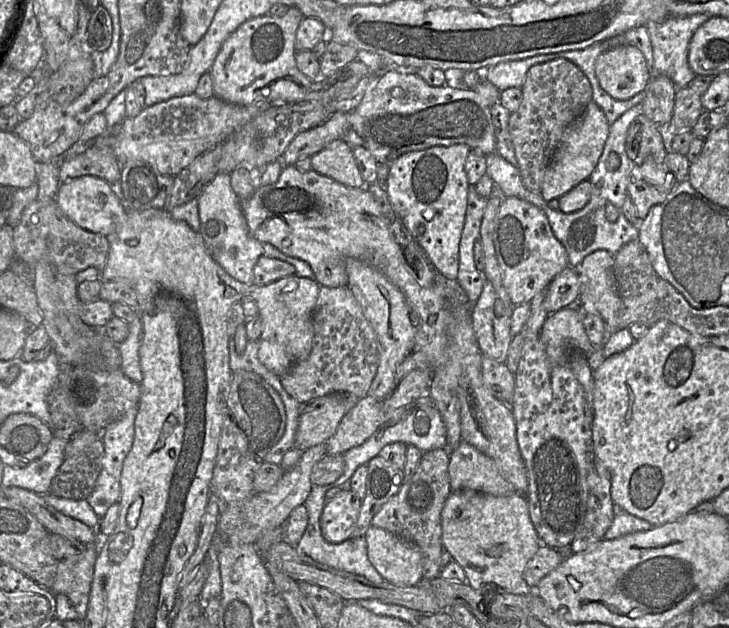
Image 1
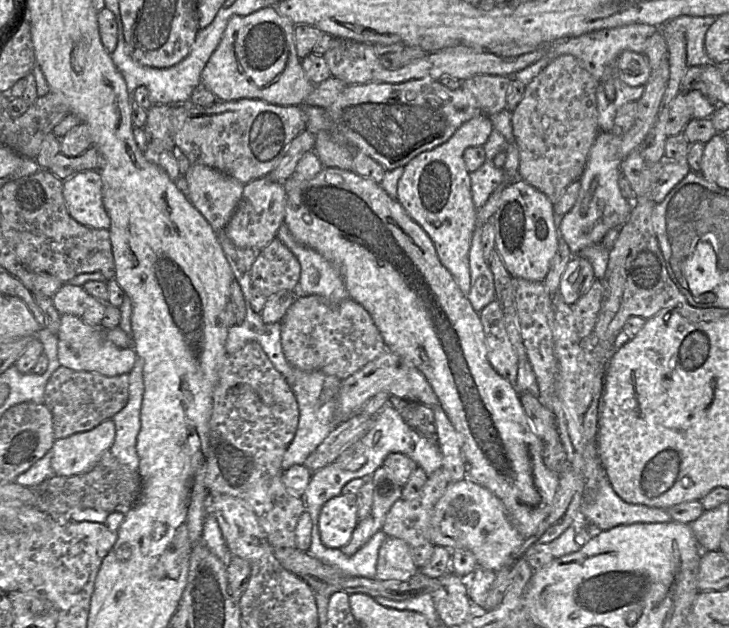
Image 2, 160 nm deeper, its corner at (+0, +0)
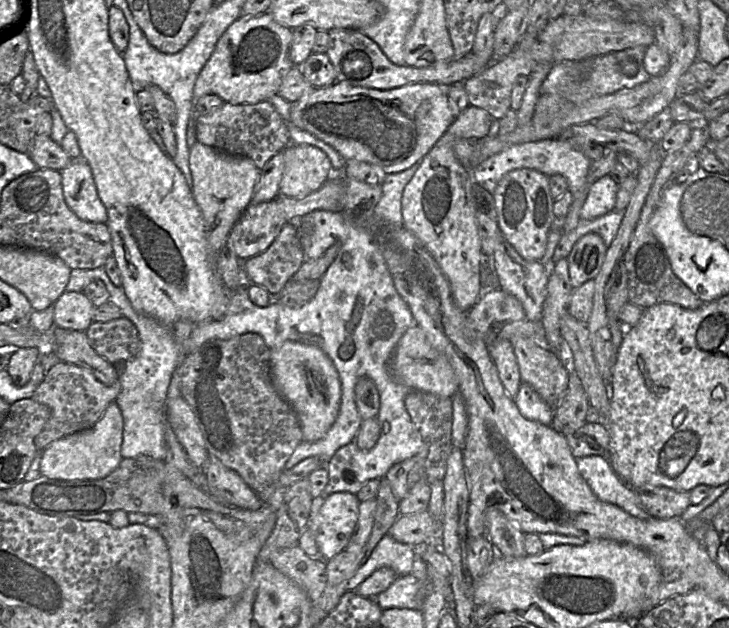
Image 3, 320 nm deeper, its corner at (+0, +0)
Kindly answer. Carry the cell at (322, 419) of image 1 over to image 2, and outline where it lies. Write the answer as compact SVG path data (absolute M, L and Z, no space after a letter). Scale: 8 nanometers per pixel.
M387 350L363 366L358 372L341 381L336 398L335 425L346 421L356 412L360 411L370 398L380 392L387 393L390 397L395 396L429 407L435 407L439 404L437 395L425 376L400 356Z

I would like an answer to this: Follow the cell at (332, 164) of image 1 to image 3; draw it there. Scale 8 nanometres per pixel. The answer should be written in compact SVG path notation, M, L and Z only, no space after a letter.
M269 12L258 16L240 17L225 30L194 85L193 106L186 132L189 150L197 141L197 100L206 94L215 94L225 103L256 104L278 94L284 76L293 67L289 58L291 41L292 29L278 24Z

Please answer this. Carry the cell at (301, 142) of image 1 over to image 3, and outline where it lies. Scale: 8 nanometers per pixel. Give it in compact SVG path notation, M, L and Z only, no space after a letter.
M284 150L274 155L260 170L251 203L258 204L276 199L285 167Z

